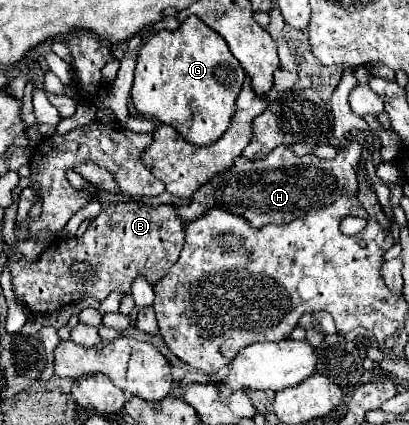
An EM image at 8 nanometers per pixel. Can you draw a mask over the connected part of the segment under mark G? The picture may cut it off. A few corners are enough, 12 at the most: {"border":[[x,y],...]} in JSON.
{"border":[[199,17],[139,49],[139,117],[209,145],[245,69]]}

